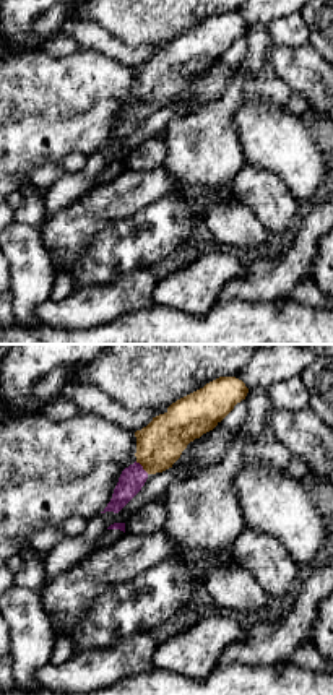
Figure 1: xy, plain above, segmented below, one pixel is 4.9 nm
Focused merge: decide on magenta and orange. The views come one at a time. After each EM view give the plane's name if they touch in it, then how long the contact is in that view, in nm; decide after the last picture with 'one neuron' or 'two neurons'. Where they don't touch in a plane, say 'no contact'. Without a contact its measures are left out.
xy | 90 nm

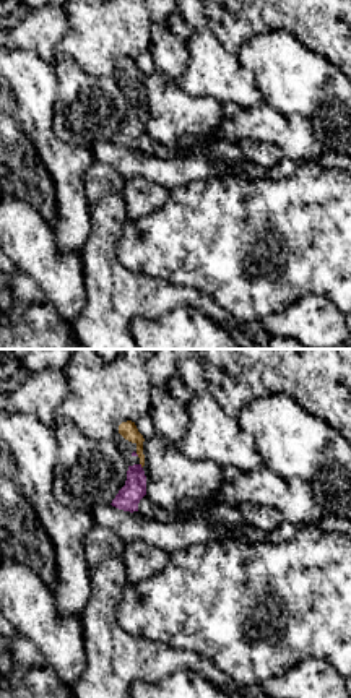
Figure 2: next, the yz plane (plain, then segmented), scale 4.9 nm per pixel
yz | 30 nm

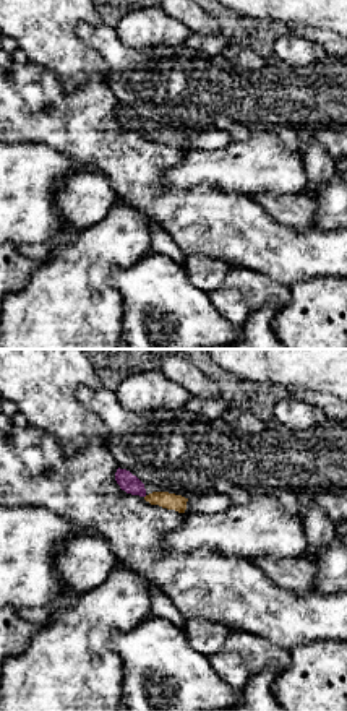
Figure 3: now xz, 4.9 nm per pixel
no contact

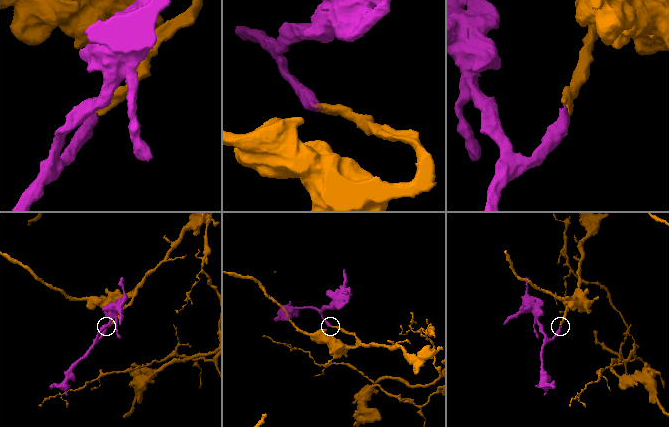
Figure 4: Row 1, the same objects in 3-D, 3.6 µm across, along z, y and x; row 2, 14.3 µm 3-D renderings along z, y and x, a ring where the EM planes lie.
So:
one neuron

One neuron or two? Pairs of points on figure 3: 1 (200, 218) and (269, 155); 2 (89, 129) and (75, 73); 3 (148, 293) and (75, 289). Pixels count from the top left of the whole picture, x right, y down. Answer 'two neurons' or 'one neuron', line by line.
1: two neurons
2: two neurons
3: two neurons

